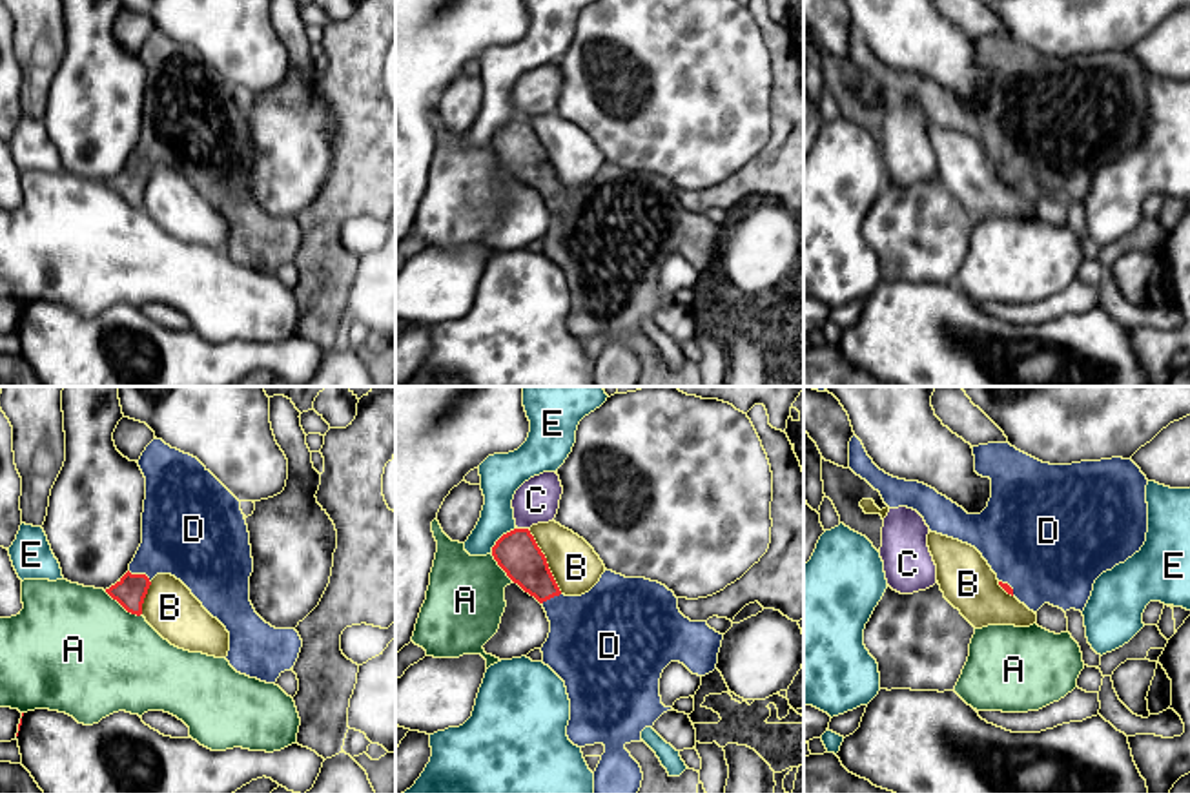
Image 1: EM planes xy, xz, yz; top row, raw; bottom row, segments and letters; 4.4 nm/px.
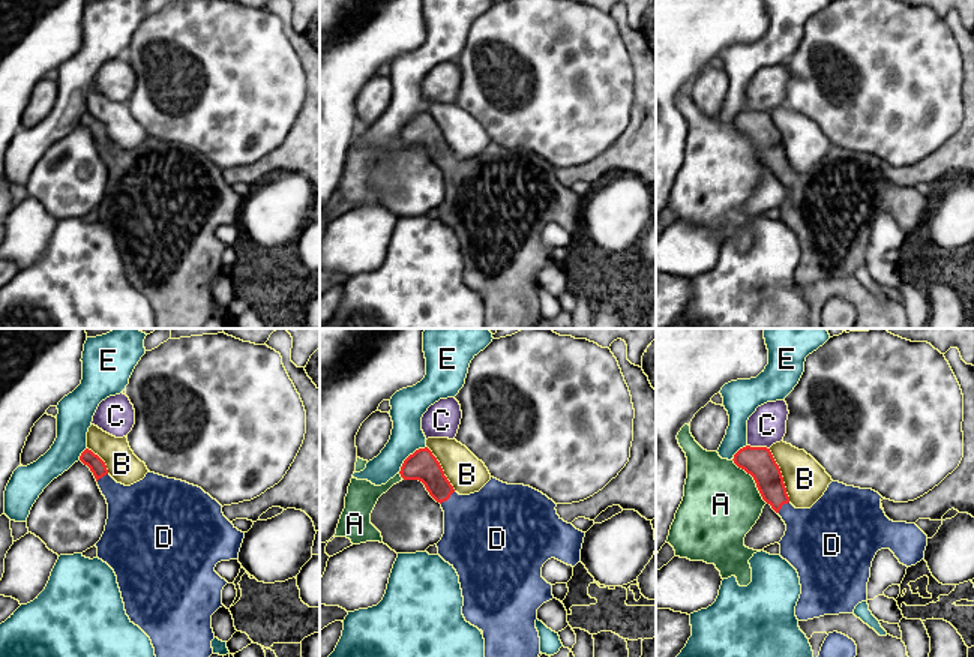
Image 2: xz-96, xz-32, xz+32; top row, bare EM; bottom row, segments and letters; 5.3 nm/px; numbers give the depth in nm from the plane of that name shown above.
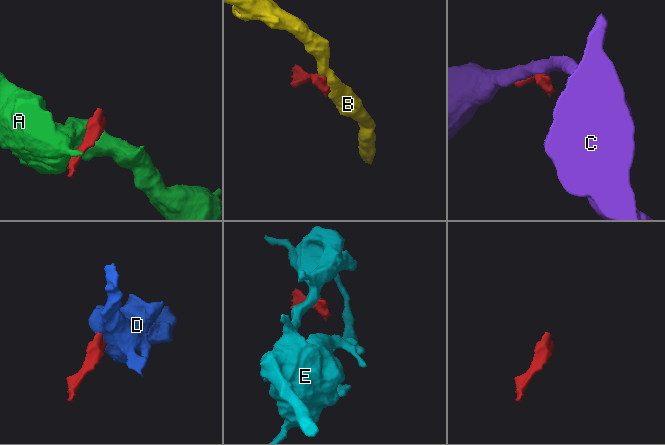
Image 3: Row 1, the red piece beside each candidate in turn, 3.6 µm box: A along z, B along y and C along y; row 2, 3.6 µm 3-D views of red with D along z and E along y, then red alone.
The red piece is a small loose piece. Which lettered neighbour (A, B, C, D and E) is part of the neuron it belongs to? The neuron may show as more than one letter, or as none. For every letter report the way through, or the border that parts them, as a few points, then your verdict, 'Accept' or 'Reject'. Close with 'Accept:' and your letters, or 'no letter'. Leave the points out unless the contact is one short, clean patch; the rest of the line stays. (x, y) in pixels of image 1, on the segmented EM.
A: Reject
B: Boundary: xz (527, 529), (562, 593). Reject
C: Reject
D: Path across: xy (132, 589), (141, 575), (183, 536). Accept
E: Boundary: xz (516, 527), (507, 531), (491, 553). Reject
Accept: D

